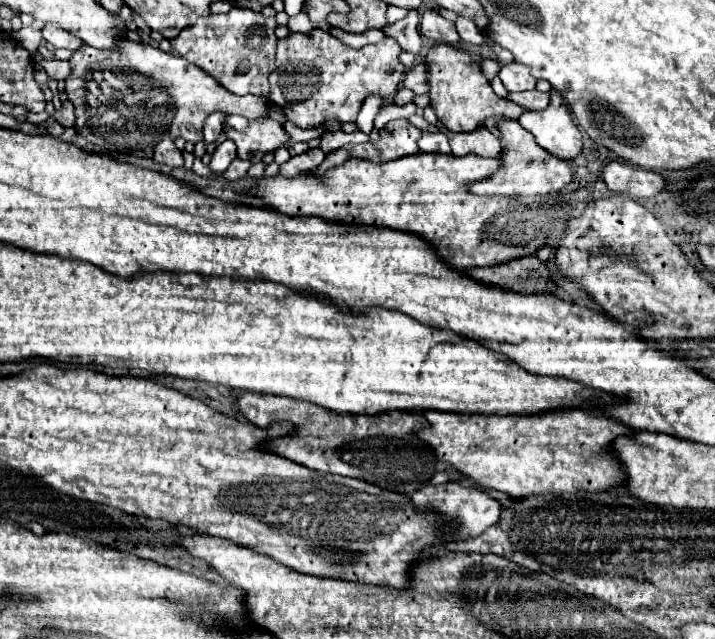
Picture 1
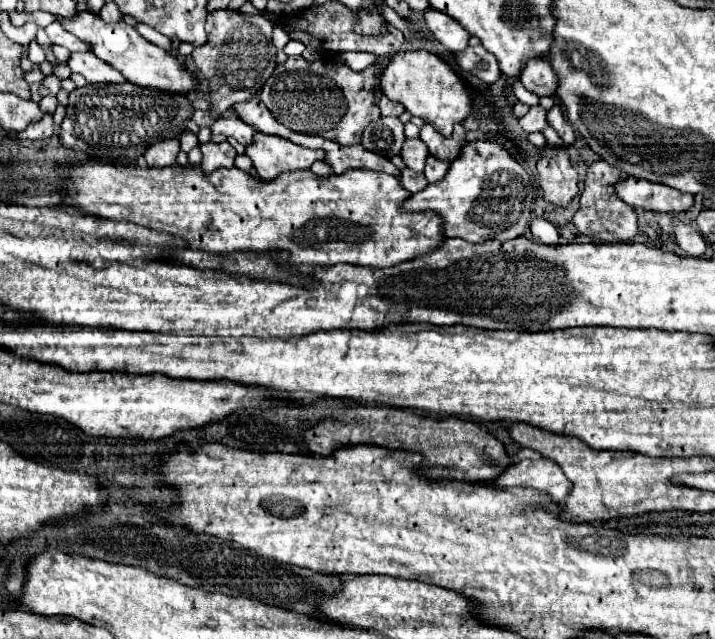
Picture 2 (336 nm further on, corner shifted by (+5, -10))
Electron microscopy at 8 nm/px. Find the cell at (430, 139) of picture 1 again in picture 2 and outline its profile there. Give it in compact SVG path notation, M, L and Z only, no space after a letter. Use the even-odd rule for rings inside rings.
M428 156L426 168L424 168L424 176L426 176L426 180L428 180L430 184L440 182L440 180L446 176L448 166L450 166L450 164L446 164L446 162L442 162L442 160L434 160L432 156Z

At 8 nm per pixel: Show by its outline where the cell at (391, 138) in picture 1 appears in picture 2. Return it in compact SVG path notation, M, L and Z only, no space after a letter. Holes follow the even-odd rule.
M414 138L414 140L406 140L402 150L400 150L400 156L404 160L404 164L416 172L422 172L424 170L424 164L426 164L426 158L428 158L428 148L426 144L420 140L420 138Z

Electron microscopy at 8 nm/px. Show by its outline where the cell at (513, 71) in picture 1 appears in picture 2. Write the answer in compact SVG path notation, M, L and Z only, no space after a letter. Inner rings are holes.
M532 106L526 116L518 118L518 124L524 132L542 132L546 124L546 110L542 106Z

